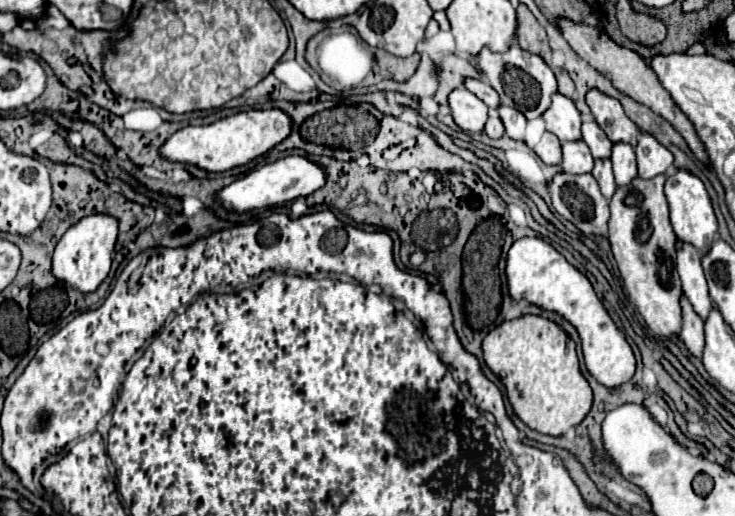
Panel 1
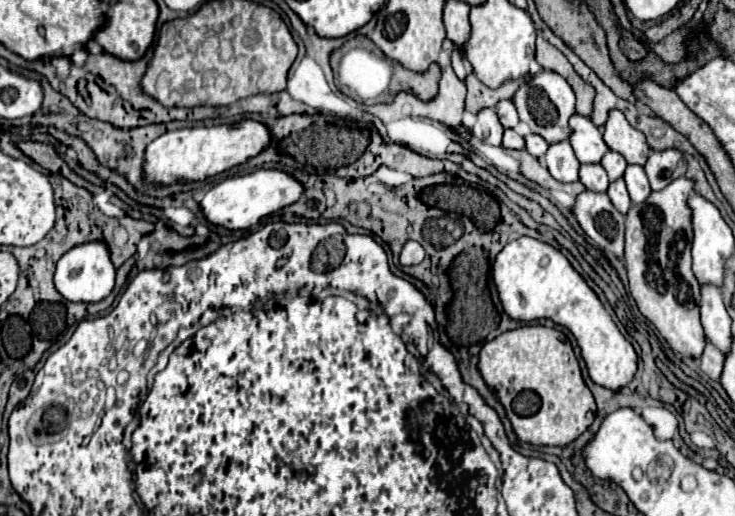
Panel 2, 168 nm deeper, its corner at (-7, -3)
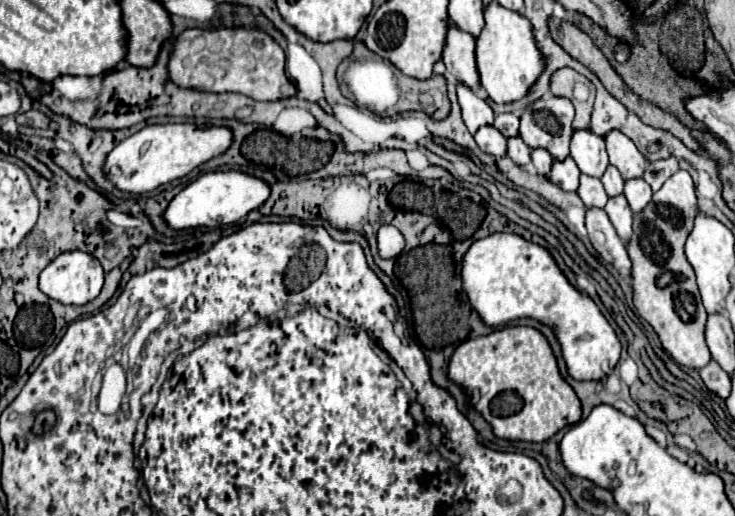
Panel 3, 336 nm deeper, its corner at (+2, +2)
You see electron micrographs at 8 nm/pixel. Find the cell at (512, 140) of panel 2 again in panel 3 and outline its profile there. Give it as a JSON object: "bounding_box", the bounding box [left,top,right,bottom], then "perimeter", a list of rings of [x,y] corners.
{"bounding_box":[508,136,530,166],"perimeter":[[[520,136],[508,140],[508,158],[512,158],[512,162],[518,166],[526,166],[530,162],[530,148],[524,144],[524,140],[520,140]]]}

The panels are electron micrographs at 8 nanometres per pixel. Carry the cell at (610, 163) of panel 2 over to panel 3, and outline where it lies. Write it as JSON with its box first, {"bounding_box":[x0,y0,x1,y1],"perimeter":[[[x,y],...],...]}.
{"bounding_box":[602,166,624,198],"perimeter":[[[608,166],[608,170],[602,176],[602,184],[606,188],[606,194],[612,196],[612,198],[620,196],[624,192],[624,180],[622,180],[620,172],[616,172],[614,166]]]}

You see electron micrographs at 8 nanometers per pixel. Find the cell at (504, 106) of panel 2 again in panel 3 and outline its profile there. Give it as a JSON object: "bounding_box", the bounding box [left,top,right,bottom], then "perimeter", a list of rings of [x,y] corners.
{"bounding_box":[494,114,520,138],"perimeter":[[[498,114],[494,120],[494,128],[498,128],[506,138],[518,136],[518,126],[520,120],[514,114]]]}

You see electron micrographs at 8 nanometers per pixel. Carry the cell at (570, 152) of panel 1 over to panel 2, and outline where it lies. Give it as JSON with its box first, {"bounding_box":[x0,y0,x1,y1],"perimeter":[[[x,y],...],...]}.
{"bounding_box":[579,163,609,191],"perimeter":[[[597,163],[597,165],[581,165],[579,167],[579,181],[591,189],[591,191],[607,191],[607,185],[609,185],[609,179],[607,179],[607,173],[605,169]]]}

